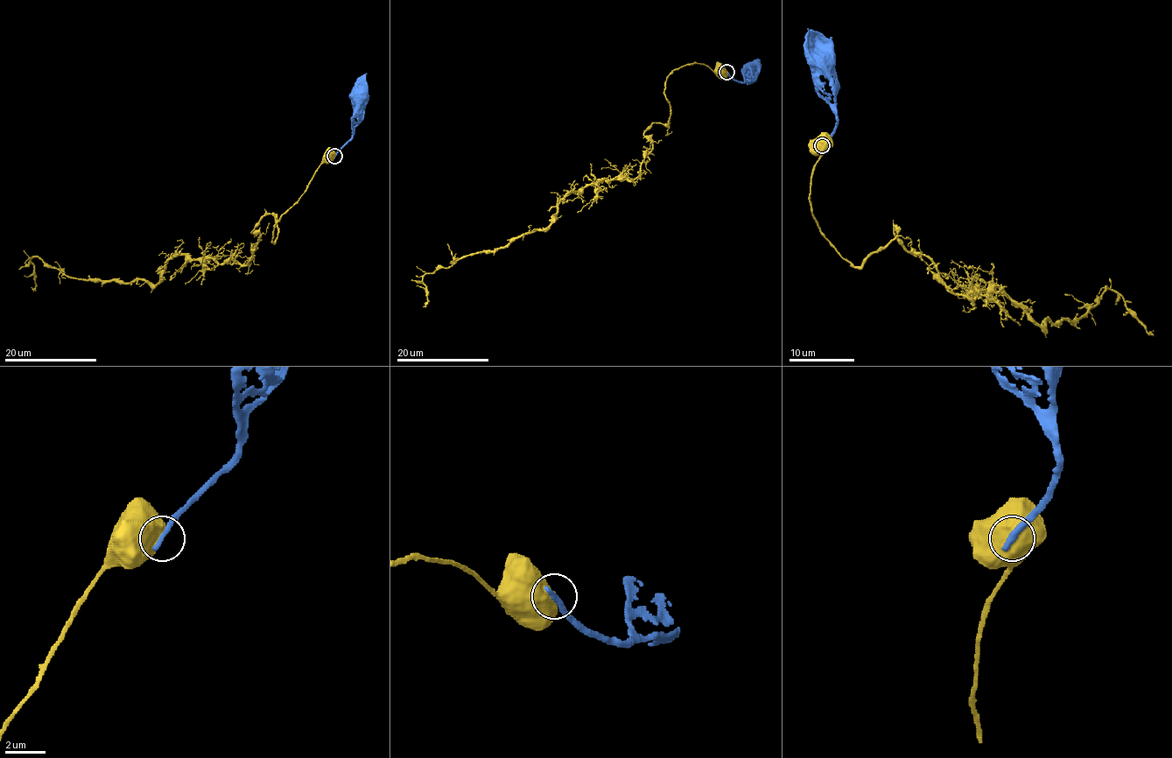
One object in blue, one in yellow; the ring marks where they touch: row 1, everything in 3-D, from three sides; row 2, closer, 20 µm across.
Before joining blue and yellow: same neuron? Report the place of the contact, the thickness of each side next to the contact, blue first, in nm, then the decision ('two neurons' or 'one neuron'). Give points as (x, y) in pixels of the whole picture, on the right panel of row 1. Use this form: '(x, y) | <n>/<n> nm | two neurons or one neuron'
(822, 145) | 320/700 nm | two neurons

